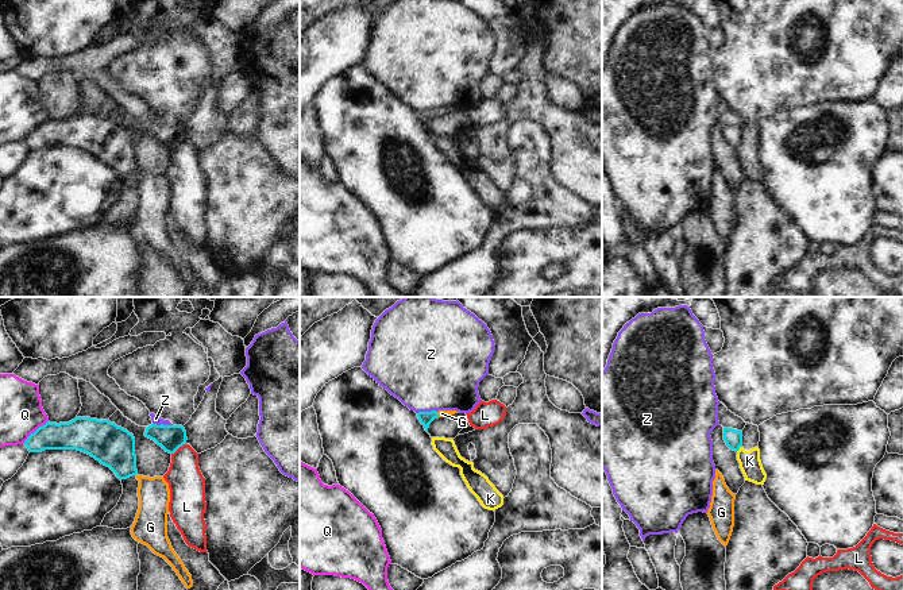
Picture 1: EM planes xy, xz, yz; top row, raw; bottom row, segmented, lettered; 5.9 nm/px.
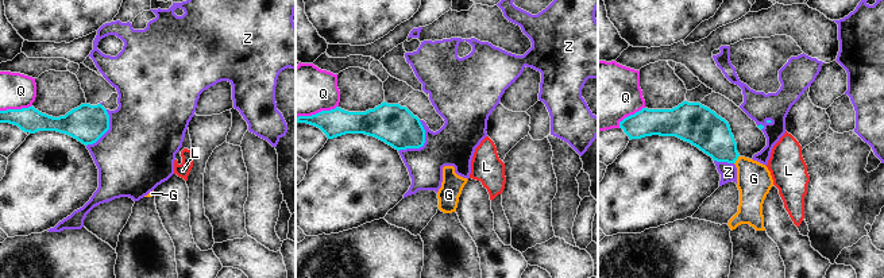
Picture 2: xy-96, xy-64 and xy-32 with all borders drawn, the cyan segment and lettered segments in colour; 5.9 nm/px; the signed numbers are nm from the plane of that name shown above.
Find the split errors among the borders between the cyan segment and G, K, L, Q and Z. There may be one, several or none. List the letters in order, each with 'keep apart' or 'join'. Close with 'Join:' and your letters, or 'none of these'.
G: join
K: keep apart
L: keep apart
Q: keep apart
Z: keep apart
Join: G

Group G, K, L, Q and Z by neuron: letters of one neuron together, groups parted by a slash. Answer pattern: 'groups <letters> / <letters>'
groups G / K / L / Q / Z

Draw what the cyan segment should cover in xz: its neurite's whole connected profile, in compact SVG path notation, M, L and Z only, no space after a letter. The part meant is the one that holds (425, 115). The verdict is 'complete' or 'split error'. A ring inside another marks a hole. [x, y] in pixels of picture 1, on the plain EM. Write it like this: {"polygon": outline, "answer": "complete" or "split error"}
{"polygon": "M432 108L432 109L418 109L417 115L420 117L420 120L424 123L425 128L428 130L429 122L439 115L447 115L447 113L452 113L455 111L459 111L456 108Z", "answer": "split error"}

